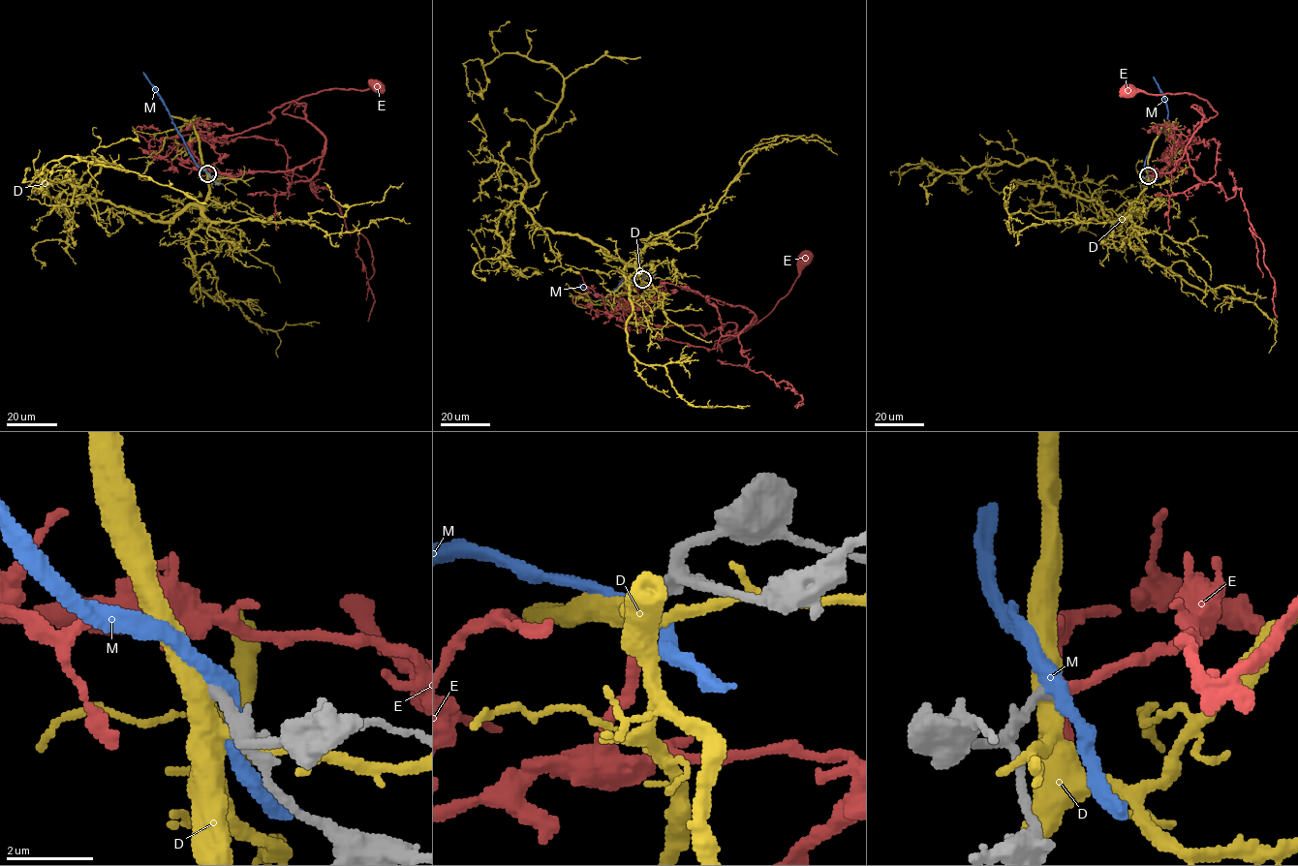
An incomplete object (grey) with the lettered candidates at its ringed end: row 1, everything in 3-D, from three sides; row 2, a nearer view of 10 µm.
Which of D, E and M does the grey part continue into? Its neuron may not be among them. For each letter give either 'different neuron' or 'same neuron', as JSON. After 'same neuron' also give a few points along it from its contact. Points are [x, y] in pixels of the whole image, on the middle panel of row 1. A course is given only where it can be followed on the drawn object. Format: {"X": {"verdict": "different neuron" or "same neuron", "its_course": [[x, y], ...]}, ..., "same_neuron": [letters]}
{"D": {"verdict": "different neuron"}, "E": {"verdict": "same neuron", "its_course": [[642, 279], [641, 287], [669, 283], [751, 310], [756, 320], [717, 349], [772, 310], [804, 258]]}, "M": {"verdict": "different neuron"}, "same_neuron": ["E"]}

